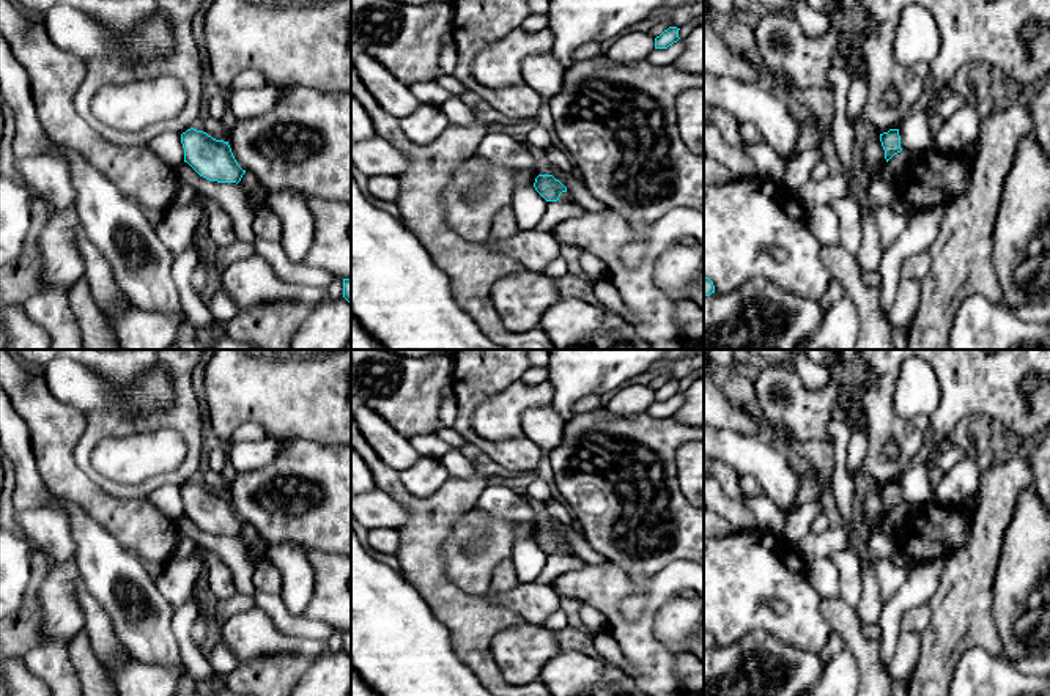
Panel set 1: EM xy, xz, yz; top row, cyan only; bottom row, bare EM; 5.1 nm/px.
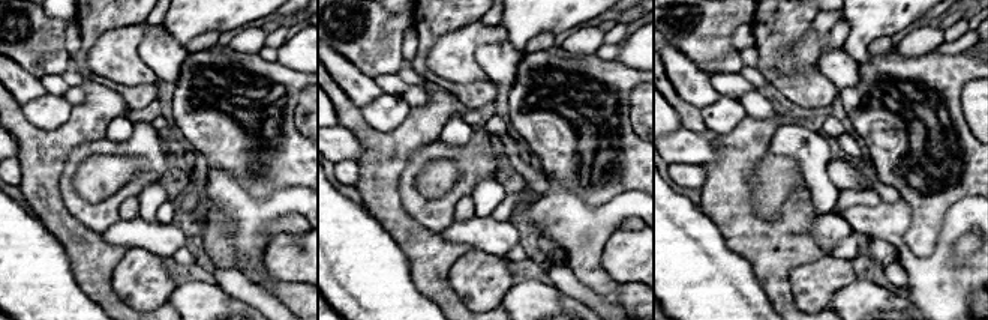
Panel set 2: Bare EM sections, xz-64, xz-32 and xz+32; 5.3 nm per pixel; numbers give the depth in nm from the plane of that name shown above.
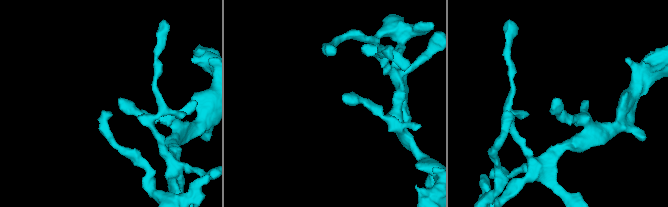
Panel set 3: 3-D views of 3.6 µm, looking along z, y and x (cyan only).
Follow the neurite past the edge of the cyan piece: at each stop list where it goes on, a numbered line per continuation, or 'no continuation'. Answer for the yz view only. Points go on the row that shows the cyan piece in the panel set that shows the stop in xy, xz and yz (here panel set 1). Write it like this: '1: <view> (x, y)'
no continuation

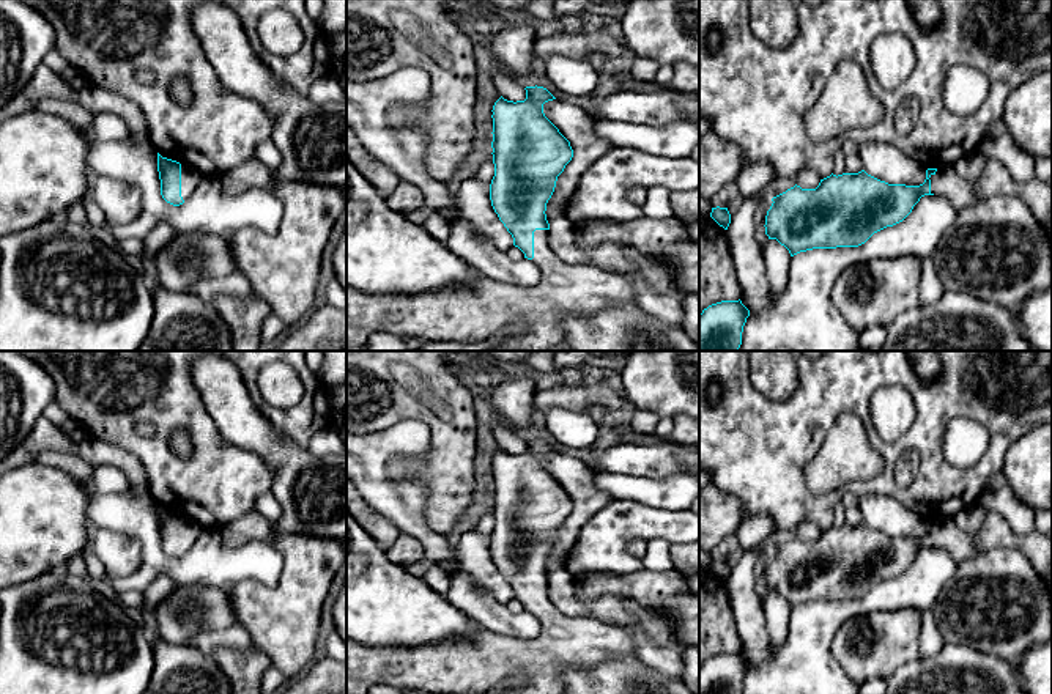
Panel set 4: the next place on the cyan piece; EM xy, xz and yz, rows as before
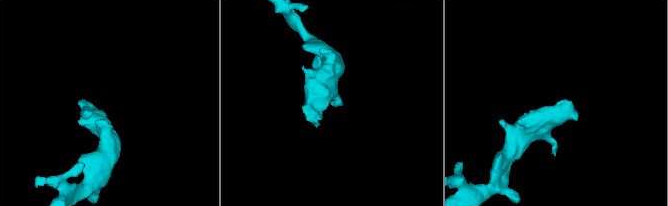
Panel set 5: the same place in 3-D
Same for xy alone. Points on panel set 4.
1: xy (189, 178)

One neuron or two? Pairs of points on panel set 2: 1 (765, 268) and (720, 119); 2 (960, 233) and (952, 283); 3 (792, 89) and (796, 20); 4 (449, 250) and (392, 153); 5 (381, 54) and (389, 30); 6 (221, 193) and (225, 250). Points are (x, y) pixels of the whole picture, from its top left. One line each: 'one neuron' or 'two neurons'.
1: two neurons
2: one neuron
3: one neuron
4: one neuron
5: one neuron
6: two neurons

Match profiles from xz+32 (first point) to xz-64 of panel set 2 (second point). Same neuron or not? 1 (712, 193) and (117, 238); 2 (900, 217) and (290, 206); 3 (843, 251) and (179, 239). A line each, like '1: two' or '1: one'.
1: two
2: one
3: two

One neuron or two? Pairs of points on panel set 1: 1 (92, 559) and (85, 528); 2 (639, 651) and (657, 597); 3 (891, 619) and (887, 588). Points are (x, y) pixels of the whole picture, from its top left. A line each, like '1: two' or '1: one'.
1: one
2: one
3: two

